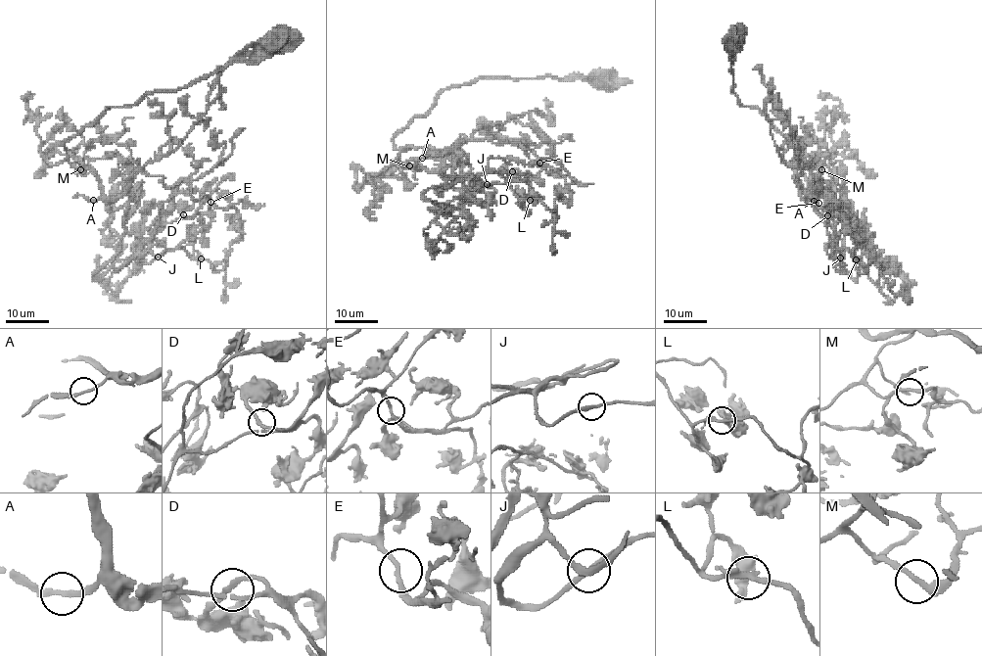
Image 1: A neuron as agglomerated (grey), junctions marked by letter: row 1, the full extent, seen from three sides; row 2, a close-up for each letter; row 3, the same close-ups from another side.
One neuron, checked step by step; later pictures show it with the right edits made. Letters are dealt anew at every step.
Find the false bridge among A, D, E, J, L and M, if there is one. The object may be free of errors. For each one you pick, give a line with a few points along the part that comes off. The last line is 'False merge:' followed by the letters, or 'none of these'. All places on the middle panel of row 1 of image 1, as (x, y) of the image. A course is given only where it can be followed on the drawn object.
False merge: none of these

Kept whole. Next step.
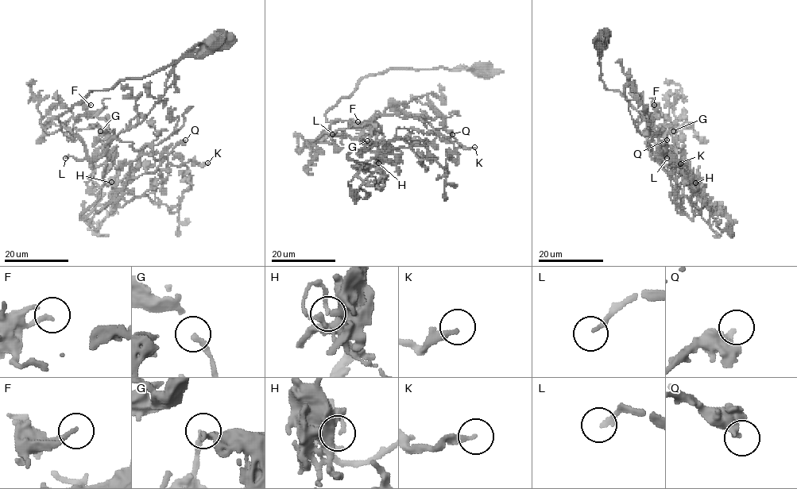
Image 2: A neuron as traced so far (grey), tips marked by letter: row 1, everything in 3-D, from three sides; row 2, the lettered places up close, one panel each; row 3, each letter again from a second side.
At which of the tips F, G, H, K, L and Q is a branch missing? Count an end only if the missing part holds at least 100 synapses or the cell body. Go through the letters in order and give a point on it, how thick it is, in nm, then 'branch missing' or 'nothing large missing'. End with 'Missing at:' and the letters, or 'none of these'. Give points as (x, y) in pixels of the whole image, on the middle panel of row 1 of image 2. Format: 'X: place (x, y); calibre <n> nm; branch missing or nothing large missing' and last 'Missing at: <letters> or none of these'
F: place (357, 121); calibre 190 nm; nothing large missing
G: place (367, 140); calibre 200 nm; nothing large missing
H: place (378, 163); calibre 150 nm; nothing large missing
K: place (474, 147); calibre 240 nm; nothing large missing
L: place (332, 134); calibre 190 nm; branch missing
Q: place (452, 134); calibre 320 nm; nothing large missing
Missing at: L

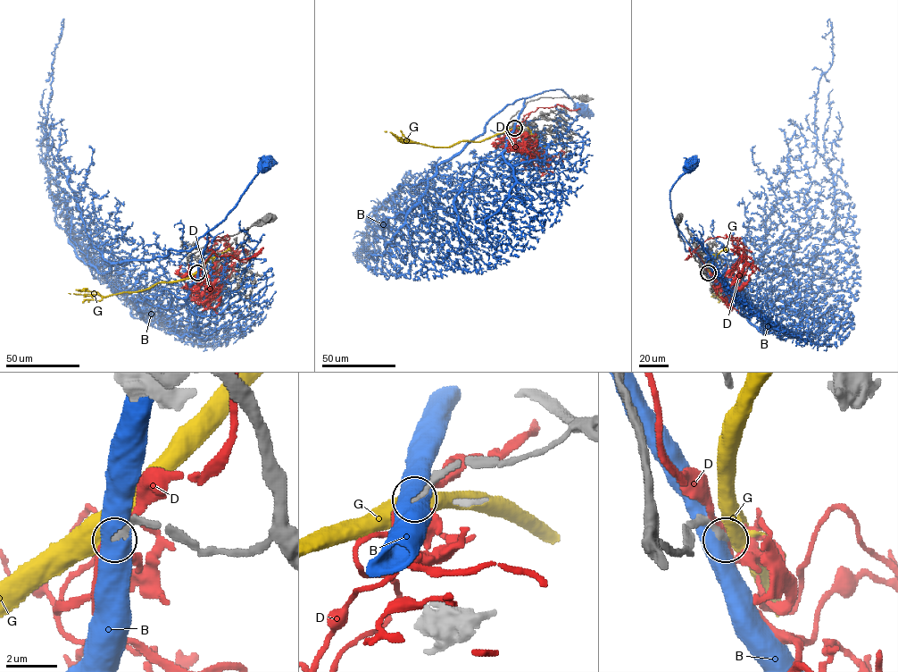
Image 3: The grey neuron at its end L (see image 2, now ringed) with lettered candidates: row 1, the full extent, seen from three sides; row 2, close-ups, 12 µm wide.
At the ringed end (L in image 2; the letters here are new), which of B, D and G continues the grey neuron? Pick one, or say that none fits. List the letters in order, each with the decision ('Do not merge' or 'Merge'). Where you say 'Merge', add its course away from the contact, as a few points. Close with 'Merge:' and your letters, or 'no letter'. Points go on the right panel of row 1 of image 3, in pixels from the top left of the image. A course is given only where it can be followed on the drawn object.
B: Do not merge
D: Do not merge
G: Do not merge
Merge: no letter

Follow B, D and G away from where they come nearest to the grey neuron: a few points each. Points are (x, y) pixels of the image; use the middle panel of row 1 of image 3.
B: (514, 127), (523, 101), (543, 92), (561, 90), (584, 110)
D: (514, 127), (513, 130), (528, 137), (550, 161), (547, 163), (546, 159), (539, 158), (521, 171)
G: (514, 128), (481, 141), (461, 141), (447, 146), (418, 144), (385, 131)

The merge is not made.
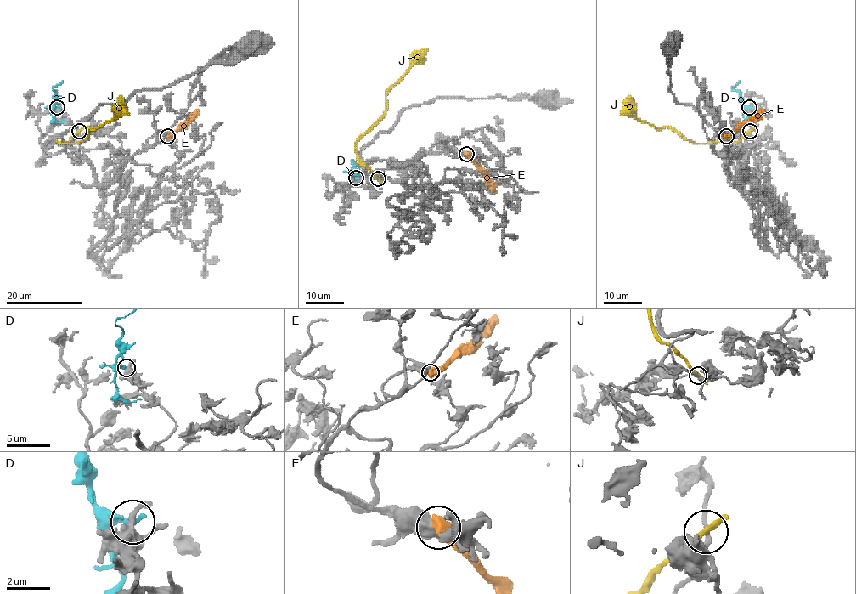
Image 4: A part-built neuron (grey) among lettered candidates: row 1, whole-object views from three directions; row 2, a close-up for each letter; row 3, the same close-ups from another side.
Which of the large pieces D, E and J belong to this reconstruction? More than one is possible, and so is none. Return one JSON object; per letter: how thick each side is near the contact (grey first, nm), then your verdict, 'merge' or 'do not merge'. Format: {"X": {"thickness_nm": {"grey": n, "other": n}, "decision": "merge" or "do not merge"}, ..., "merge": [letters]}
{"D": {"thickness_nm": {"grey": 360, "other": 300}, "decision": "do not merge"}, "E": {"thickness_nm": {"grey": 500, "other": 750}, "decision": "do not merge"}, "J": {"thickness_nm": {"grey": 190, "other": 300}, "decision": "do not merge"}, "merge": []}

